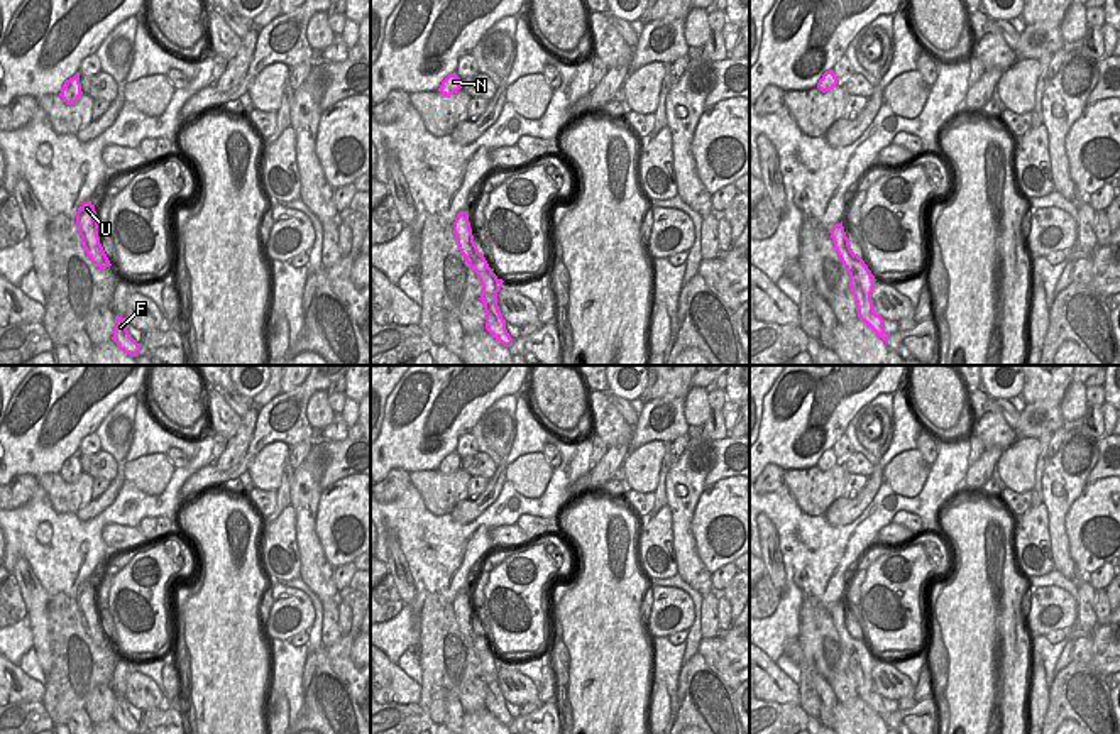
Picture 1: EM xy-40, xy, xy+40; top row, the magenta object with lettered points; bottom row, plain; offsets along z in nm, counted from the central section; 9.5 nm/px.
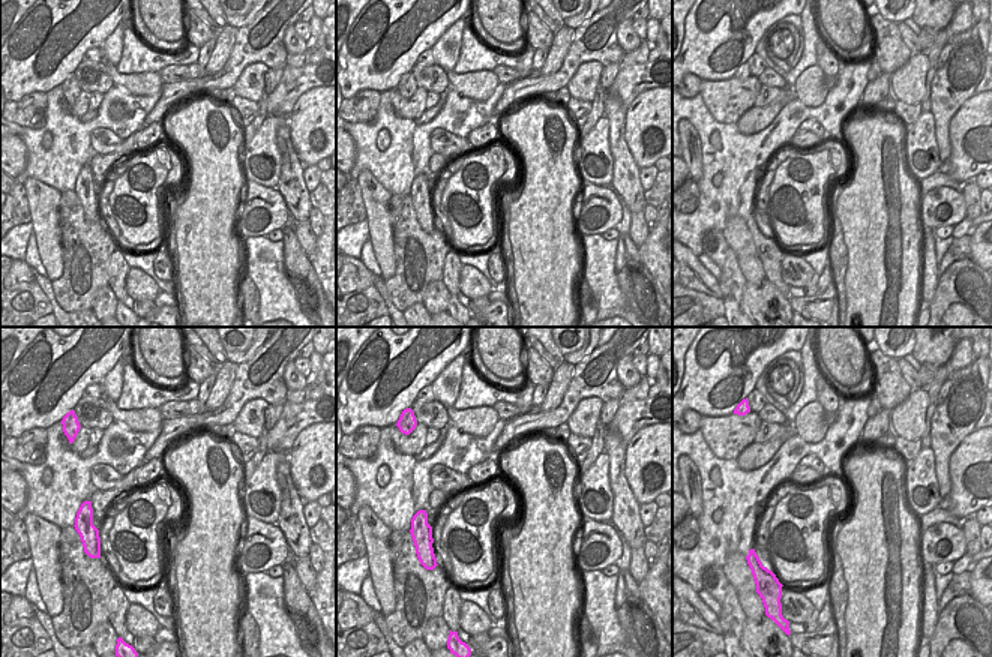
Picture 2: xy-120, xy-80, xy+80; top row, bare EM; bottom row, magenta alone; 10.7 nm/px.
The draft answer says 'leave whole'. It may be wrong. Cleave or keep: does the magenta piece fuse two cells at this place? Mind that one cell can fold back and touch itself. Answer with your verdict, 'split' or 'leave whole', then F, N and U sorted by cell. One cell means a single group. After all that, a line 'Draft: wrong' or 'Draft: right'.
leave whole; groups F N U
Draft: right

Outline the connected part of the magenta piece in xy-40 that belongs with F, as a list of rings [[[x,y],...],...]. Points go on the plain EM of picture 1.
[[[115,695],[115,705],[113,705],[113,715],[112,719],[118,724],[120,729],[124,729],[129,734],[139,734],[140,722],[137,722],[129,709],[127,709],[127,698],[122,695]]]

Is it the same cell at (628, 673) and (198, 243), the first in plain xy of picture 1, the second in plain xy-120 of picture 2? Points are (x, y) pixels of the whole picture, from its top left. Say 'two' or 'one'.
one

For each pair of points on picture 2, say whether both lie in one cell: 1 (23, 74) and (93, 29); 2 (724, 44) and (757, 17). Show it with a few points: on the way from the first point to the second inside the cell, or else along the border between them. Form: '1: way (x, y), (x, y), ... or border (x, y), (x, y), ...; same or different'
1: way (41, 78), (51, 75), (77, 47); same
2: way (733, 35), (737, 30), (745, 30), (748, 26); same

